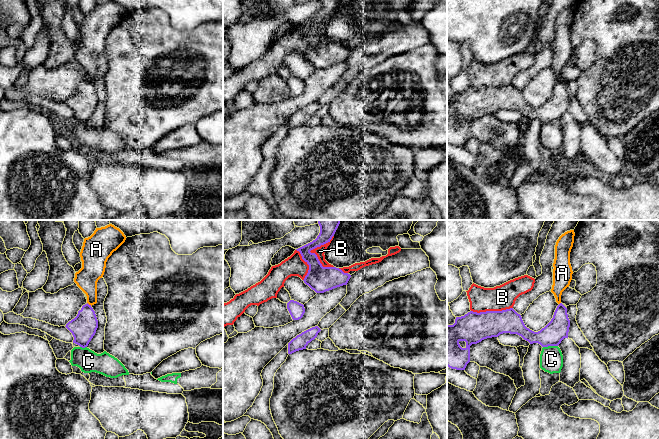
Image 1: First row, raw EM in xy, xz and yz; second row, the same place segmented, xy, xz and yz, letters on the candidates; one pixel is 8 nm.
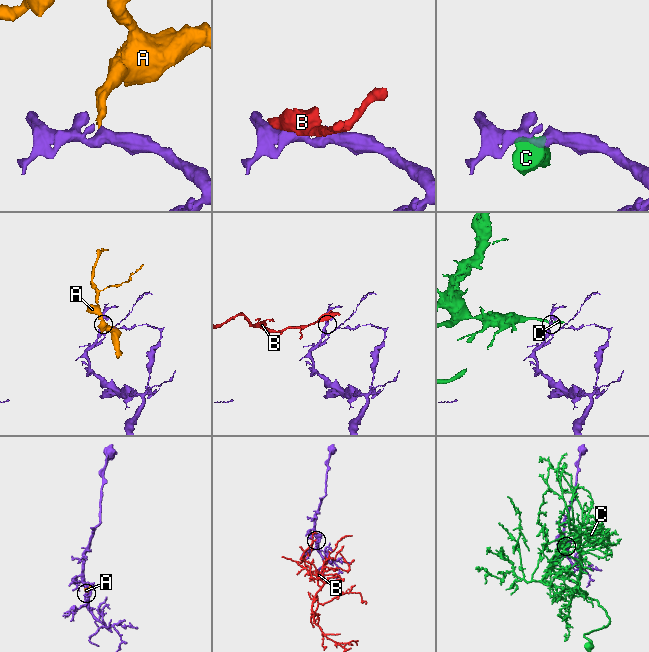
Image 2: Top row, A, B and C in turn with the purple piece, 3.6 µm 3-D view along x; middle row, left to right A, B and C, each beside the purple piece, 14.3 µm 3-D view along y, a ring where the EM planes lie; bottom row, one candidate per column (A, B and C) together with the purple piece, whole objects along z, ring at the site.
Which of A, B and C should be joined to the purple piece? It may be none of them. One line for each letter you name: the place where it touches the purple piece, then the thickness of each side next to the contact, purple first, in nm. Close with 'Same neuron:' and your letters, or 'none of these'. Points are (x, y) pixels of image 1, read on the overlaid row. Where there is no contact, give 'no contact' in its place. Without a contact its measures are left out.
Same neuron: none of these

